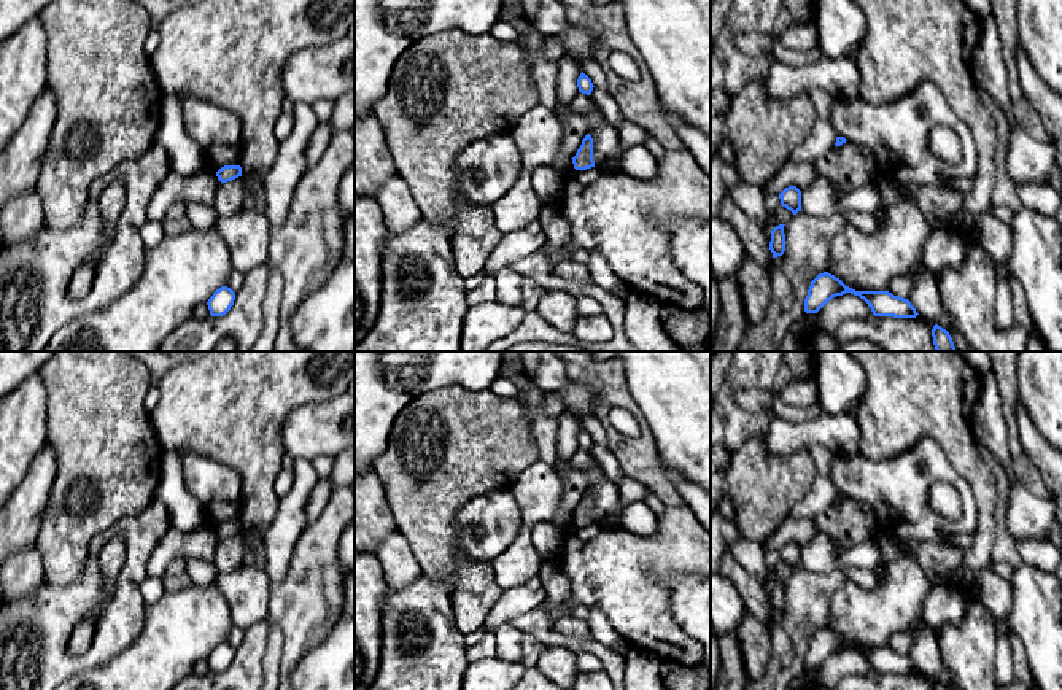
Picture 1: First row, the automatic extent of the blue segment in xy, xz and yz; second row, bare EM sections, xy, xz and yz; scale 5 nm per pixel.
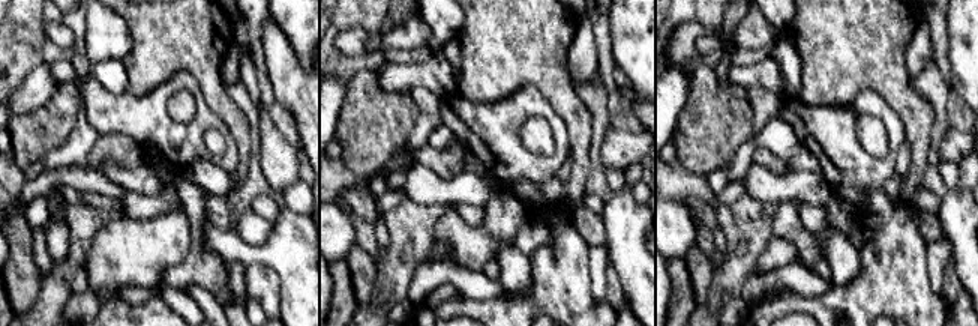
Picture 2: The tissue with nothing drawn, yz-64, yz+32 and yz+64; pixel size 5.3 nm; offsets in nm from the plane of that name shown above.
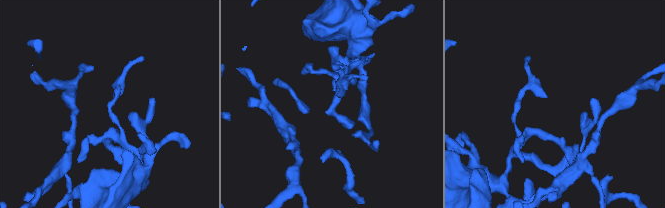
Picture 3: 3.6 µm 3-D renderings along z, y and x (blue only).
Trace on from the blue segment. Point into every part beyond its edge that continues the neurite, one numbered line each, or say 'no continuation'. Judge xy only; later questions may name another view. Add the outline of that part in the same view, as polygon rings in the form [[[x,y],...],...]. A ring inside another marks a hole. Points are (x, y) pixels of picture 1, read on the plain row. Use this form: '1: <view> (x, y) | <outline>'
no continuation

